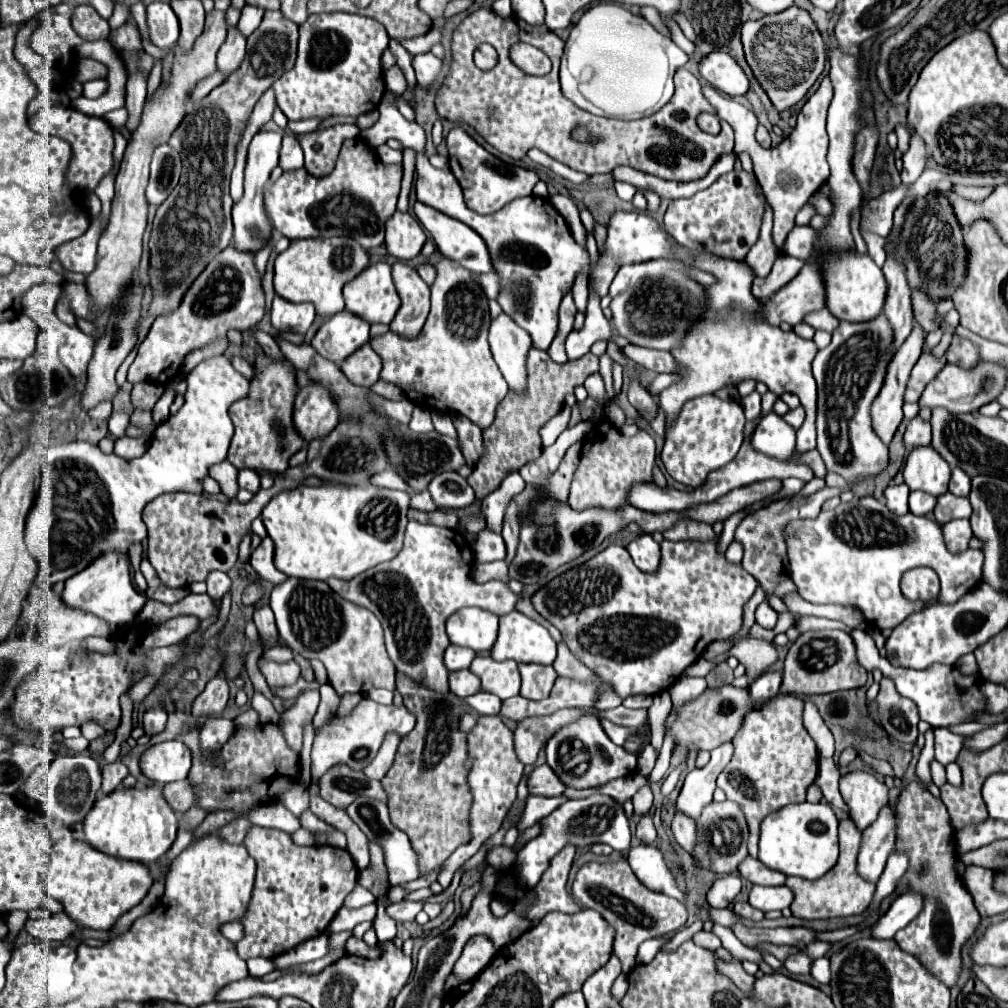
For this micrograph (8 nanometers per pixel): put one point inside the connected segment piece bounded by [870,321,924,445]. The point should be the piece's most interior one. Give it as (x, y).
(886, 413)

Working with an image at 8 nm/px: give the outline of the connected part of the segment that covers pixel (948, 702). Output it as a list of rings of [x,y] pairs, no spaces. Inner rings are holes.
[[[854,629],[850,635],[852,635],[854,645],[856,645],[858,663],[868,673],[872,673],[874,669],[880,669],[882,675],[896,685],[896,691],[902,697],[916,703],[916,707],[920,711],[920,719],[930,723],[930,727],[948,727],[948,725],[964,723],[964,721],[970,721],[976,711],[984,711],[984,699],[980,695],[976,677],[966,677],[956,667],[946,667],[946,665],[930,665],[928,669],[922,669],[922,671],[906,669],[906,667],[894,667],[886,657],[882,657],[878,653],[874,639],[866,631]]]

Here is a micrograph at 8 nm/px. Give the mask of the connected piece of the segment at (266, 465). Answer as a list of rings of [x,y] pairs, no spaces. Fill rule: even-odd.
[[[264,351],[256,355],[254,369],[256,373],[250,381],[248,395],[230,407],[234,437],[228,449],[228,461],[238,469],[266,469],[284,473],[288,469],[288,459],[306,447],[306,441],[296,431],[292,419],[294,397],[298,393],[296,369],[288,359],[278,361]]]

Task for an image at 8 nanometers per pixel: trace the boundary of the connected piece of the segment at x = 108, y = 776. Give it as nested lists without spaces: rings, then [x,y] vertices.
[[[114,761],[114,763],[106,763],[102,767],[102,795],[114,791],[118,785],[122,785],[124,777],[128,775],[128,767],[122,761]]]

